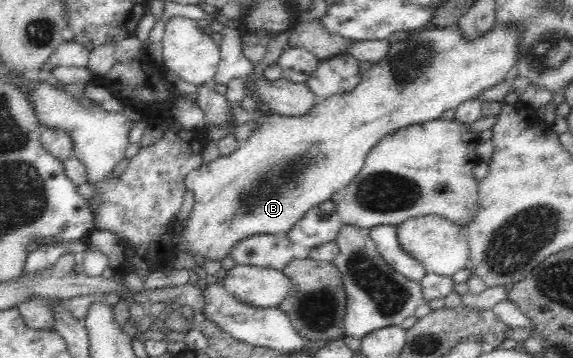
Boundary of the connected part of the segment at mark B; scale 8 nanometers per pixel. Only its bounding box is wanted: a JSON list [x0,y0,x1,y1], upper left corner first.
[174,23,521,261]

